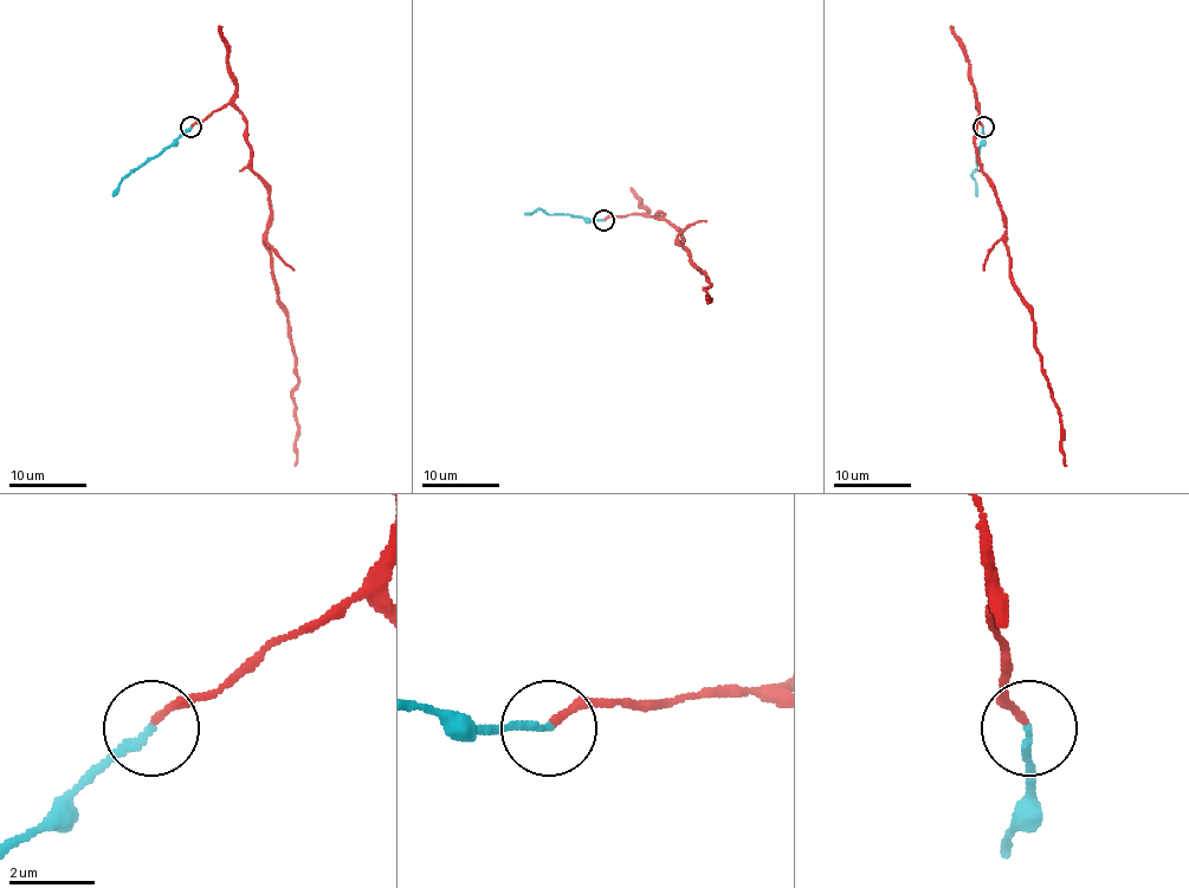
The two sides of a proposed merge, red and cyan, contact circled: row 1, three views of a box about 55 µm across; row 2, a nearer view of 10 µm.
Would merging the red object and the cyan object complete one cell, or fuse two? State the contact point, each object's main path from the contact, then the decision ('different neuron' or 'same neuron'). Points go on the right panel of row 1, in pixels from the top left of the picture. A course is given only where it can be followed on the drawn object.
(983, 127) | red via (983, 127), (977, 103), (977, 163), (997, 194), (1010, 276), (1034, 322), (1065, 465) | cyan via (983, 127), (977, 167), (971, 173), (977, 196) | same neuron

